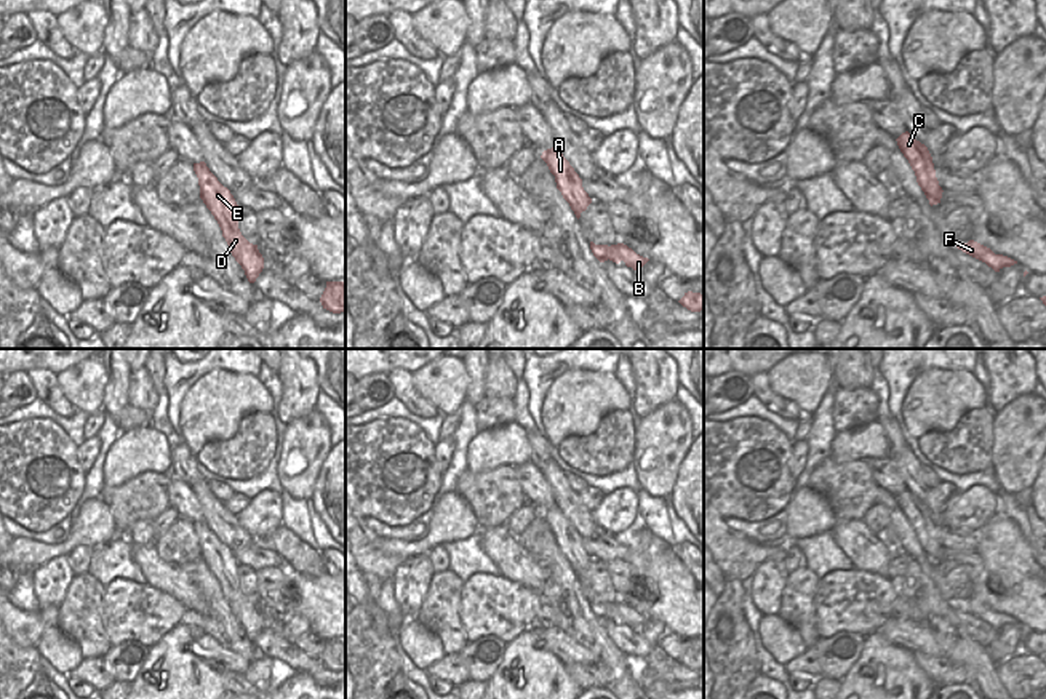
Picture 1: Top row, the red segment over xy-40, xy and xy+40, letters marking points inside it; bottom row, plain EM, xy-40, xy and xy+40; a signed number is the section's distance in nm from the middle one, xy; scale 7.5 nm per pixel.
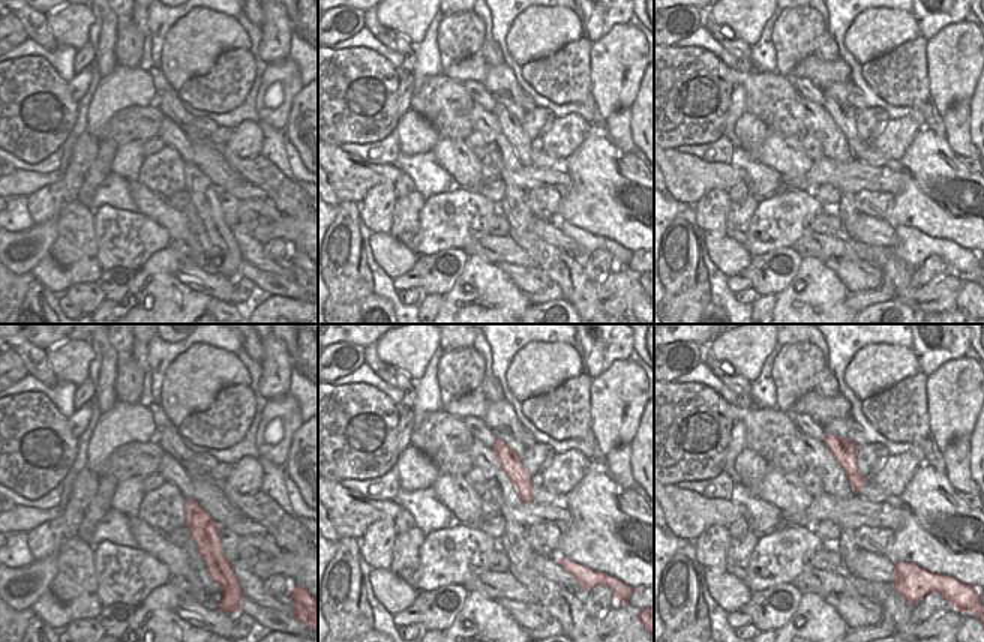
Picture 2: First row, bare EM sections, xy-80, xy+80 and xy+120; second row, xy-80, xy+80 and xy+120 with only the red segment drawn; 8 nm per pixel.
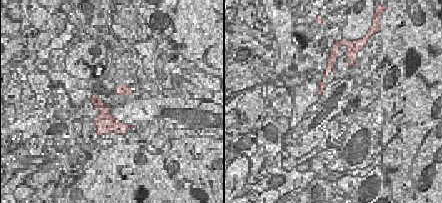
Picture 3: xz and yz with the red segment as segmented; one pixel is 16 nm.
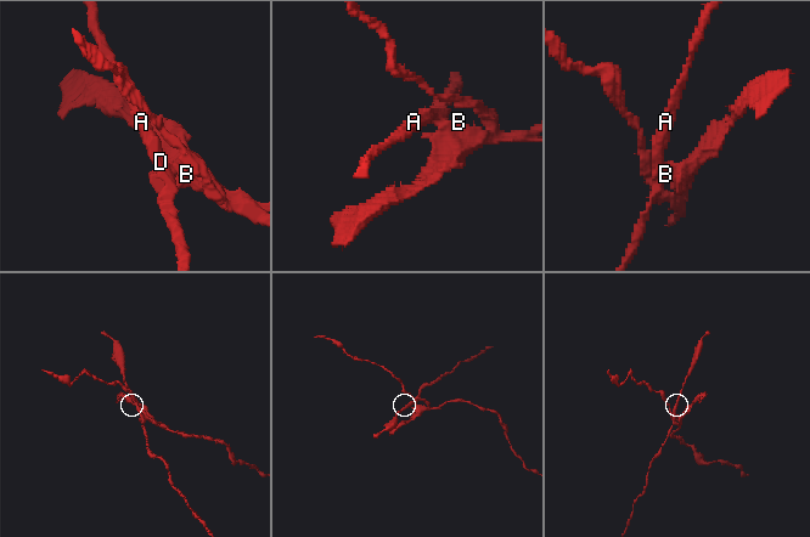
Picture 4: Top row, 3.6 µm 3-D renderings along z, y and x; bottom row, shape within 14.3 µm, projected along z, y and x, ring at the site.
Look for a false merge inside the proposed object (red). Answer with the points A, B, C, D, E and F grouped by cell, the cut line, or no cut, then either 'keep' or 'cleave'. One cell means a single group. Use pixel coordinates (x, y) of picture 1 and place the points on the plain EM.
groups A C D E / B F; cut xy (610, 605), (606, 608), (608, 616); cleave

